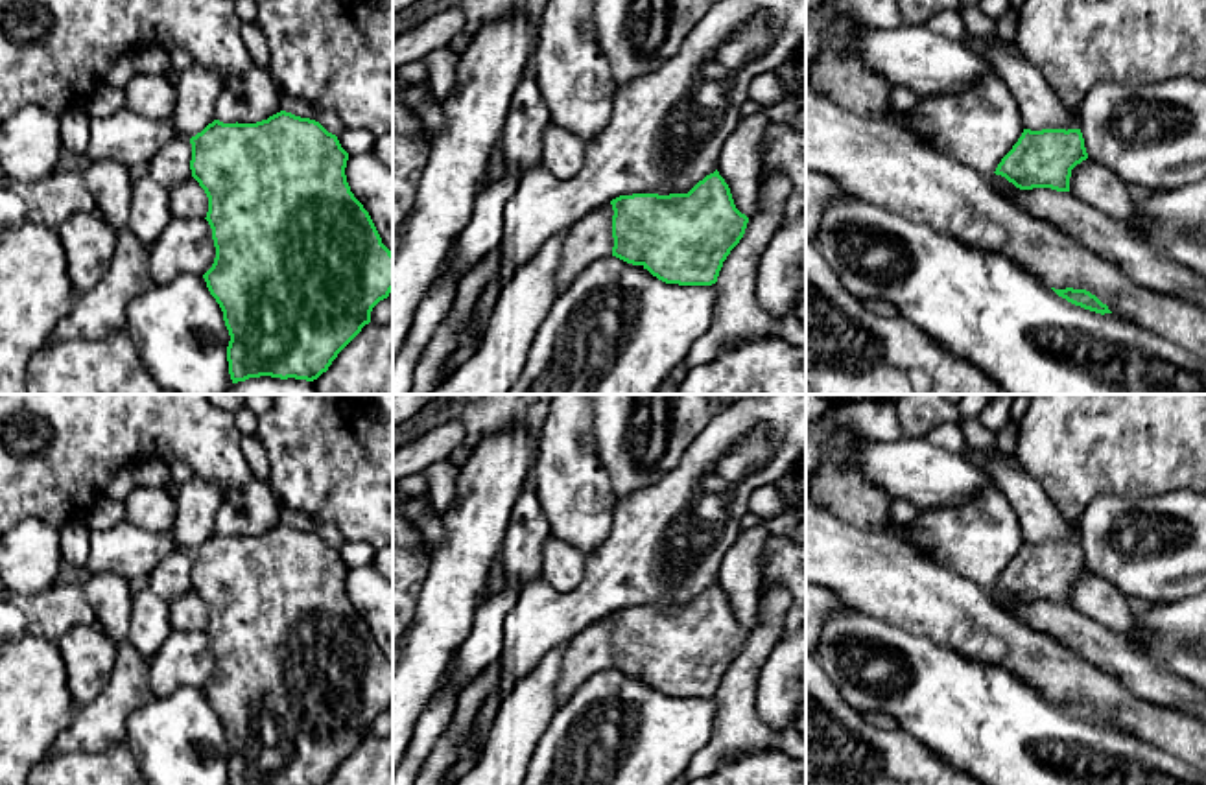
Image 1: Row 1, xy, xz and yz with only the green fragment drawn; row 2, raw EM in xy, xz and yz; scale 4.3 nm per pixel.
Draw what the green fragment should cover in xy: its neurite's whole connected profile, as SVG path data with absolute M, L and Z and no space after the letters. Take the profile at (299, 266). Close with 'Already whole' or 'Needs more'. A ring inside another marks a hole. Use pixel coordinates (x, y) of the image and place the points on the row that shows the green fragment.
M280 111L256 123L223 123L214 120L201 133L190 138L192 177L199 182L208 197L207 221L212 228L216 258L212 267L203 275L210 295L223 311L223 321L231 341L227 346L229 374L232 383L249 378L295 378L313 381L328 370L337 354L371 322L372 308L393 291L393 252L382 243L382 238L363 205L354 197L347 182L345 168L349 153L341 147L336 135L328 133L319 122L301 118Z. Already whole

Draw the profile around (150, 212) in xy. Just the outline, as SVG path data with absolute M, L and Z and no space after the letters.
M149 173L131 181L127 225L140 243L151 247L171 219L171 197L168 188L159 184Z

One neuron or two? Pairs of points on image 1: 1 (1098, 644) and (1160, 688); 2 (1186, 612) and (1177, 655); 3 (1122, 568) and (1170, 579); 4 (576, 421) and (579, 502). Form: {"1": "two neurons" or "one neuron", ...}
{"1": "one neuron", "2": "one neuron", "3": "one neuron", "4": "one neuron"}

